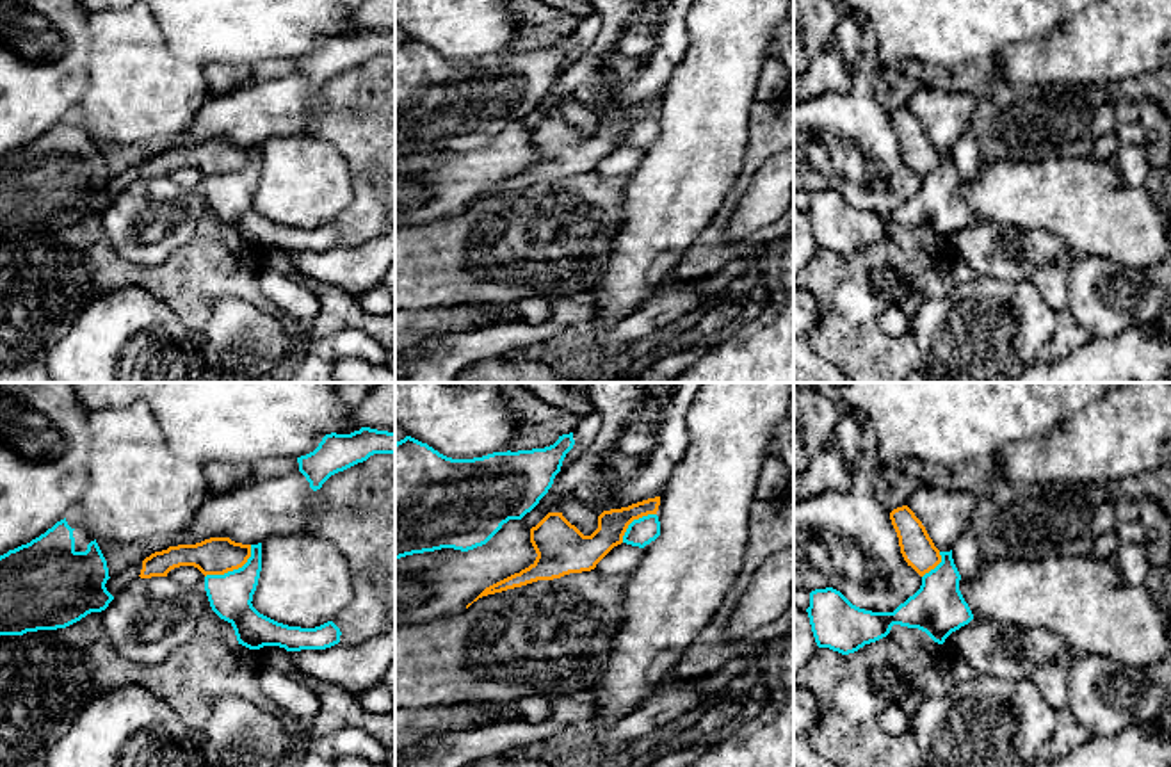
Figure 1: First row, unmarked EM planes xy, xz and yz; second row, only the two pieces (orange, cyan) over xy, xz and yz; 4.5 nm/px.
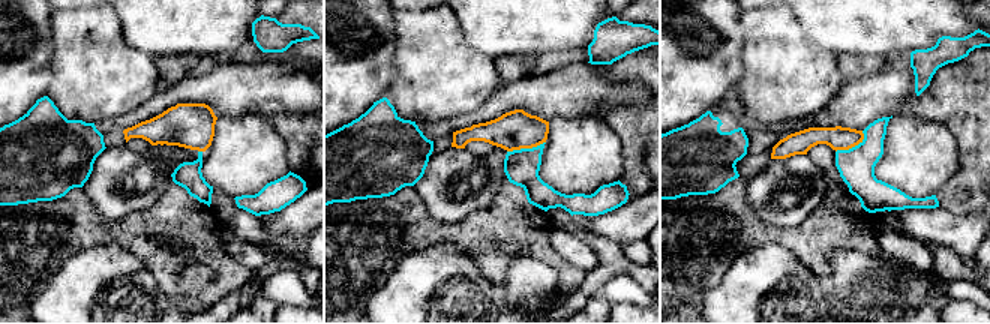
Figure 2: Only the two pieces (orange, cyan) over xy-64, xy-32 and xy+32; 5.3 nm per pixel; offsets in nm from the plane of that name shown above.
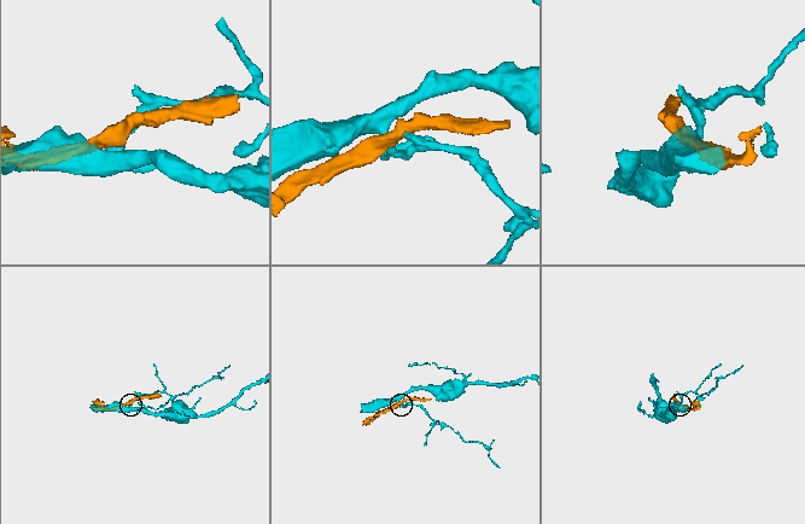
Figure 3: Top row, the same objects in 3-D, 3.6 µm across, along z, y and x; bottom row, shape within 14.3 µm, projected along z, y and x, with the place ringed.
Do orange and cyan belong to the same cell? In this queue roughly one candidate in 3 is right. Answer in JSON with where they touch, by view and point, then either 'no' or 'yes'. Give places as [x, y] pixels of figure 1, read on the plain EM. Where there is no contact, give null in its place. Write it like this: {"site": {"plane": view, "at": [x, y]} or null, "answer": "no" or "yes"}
{"site": {"plane": "xy", "at": [234, 169]}, "answer": "no"}

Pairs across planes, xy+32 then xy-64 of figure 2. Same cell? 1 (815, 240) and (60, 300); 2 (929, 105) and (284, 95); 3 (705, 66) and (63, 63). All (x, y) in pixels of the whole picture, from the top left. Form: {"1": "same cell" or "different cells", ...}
{"1": "different cells", "2": "different cells", "3": "different cells"}

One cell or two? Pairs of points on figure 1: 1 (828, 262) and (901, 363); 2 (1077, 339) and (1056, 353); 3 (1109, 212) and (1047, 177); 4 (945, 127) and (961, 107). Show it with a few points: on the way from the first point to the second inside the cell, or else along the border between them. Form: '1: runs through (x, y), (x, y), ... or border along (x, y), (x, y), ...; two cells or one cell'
1: runs through (840, 287), (851, 298), (851, 312), (876, 339); one cell
2: runs through (1072, 339), (1061, 347); one cell
3: runs through (1093, 212), (1082, 201), (1063, 193); one cell
4: runs through (947, 121), (956, 113); one cell

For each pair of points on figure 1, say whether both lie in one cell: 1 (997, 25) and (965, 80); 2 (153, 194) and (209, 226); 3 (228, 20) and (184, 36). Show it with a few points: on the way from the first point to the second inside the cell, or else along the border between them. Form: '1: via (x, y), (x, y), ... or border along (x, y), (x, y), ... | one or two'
1: border along (992, 57), (935, 64) | two
2: border along (196, 228), (168, 258) | two
3: via (218, 20), (205, 20), (194, 31) | one

